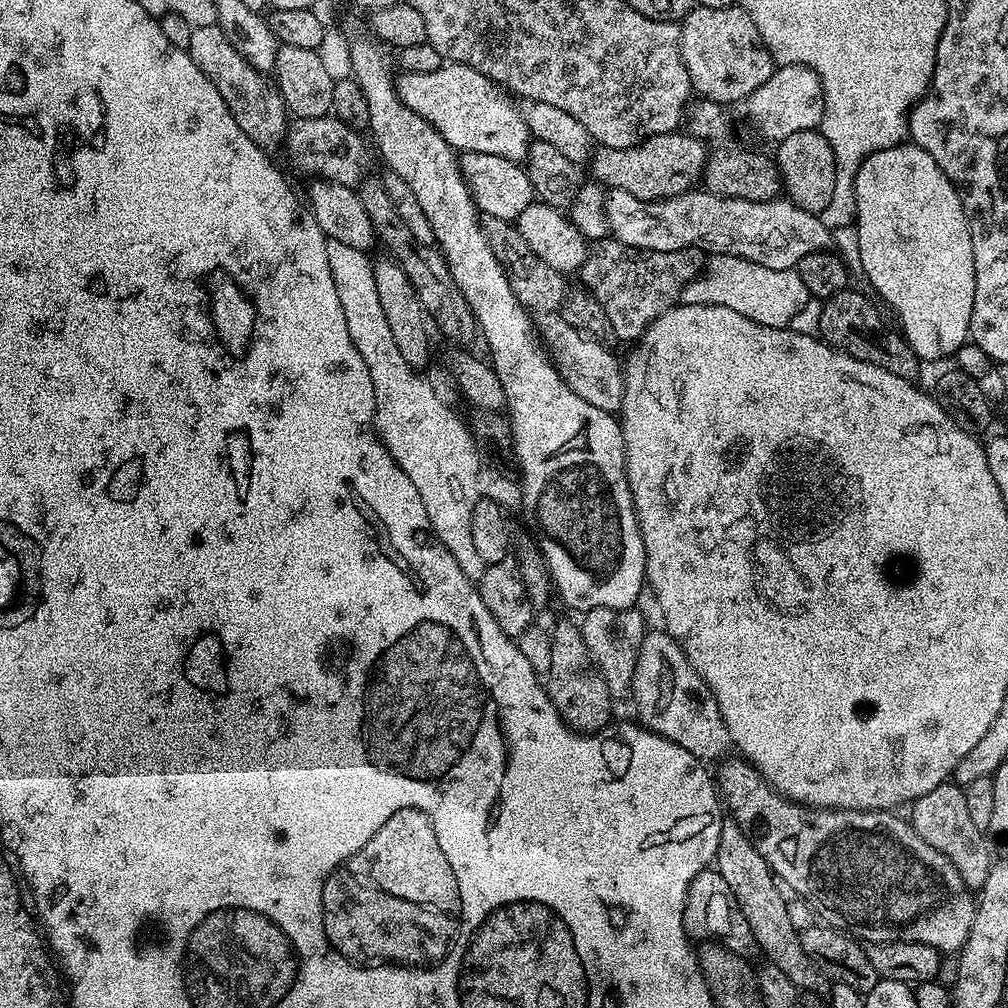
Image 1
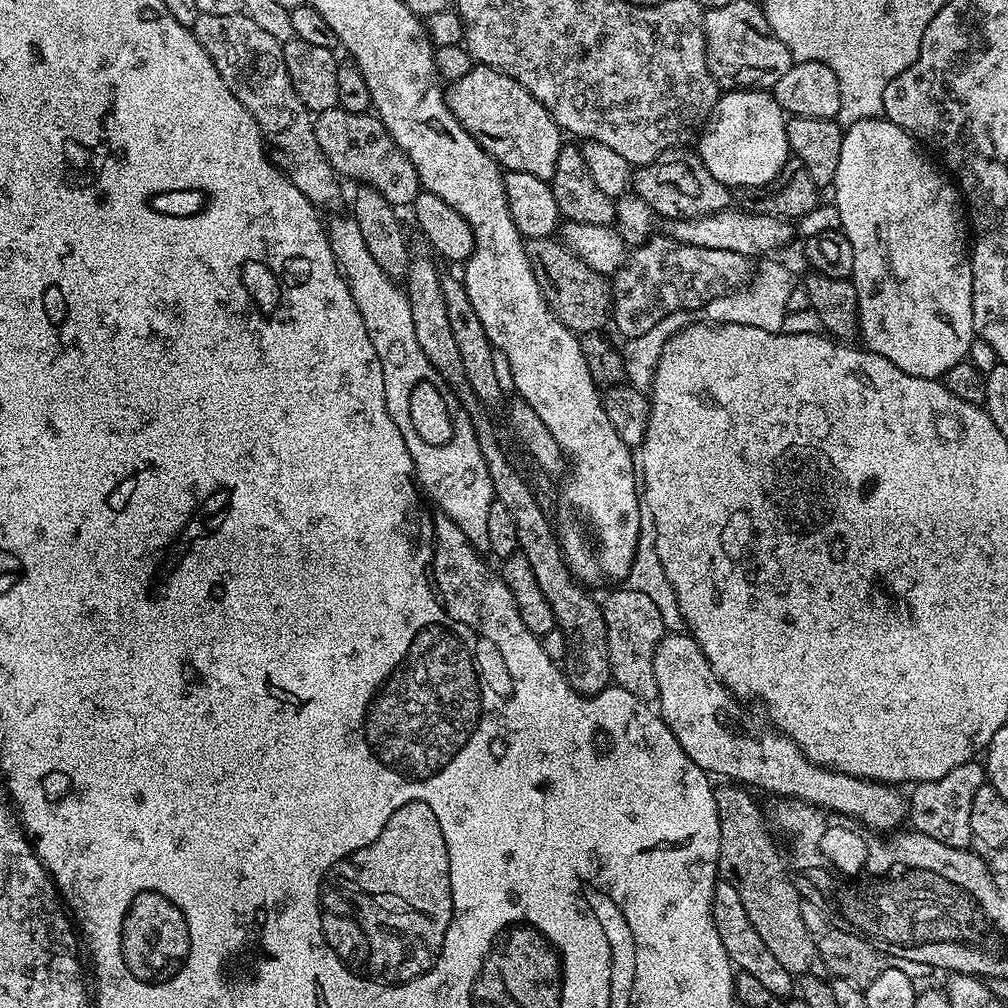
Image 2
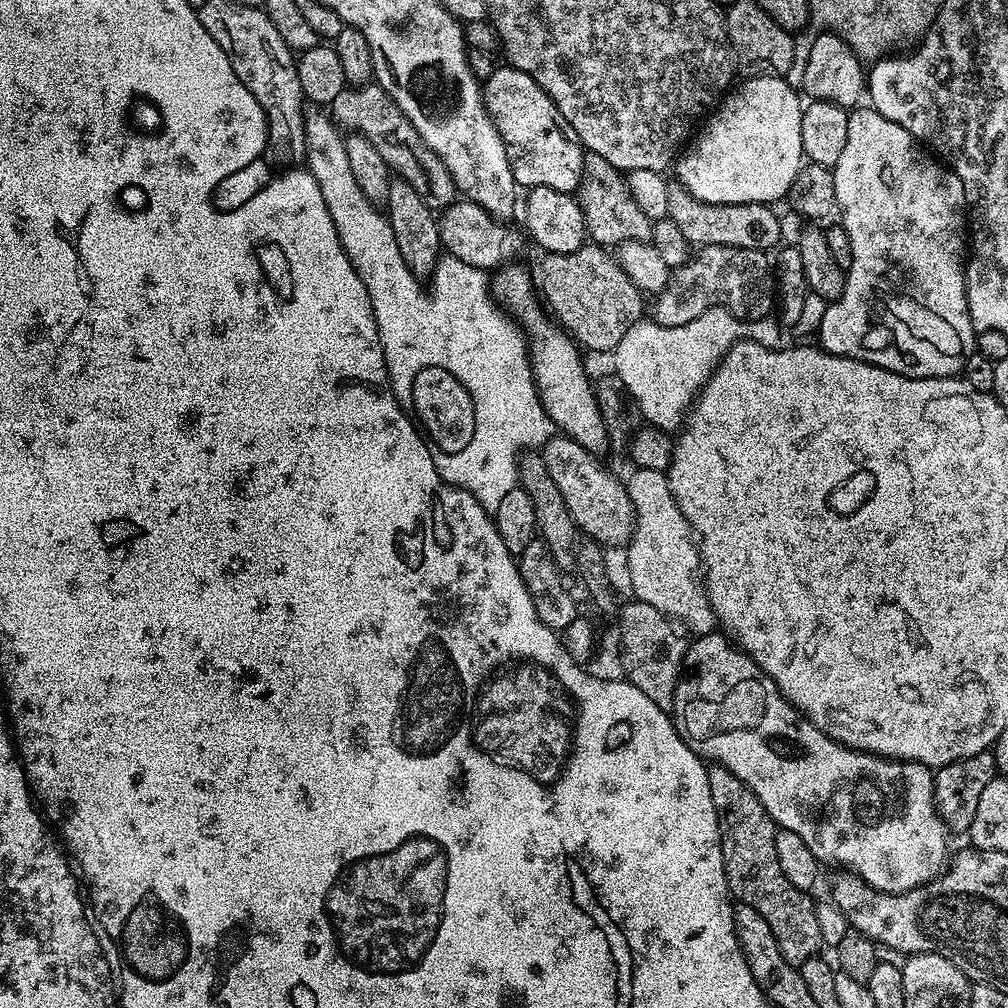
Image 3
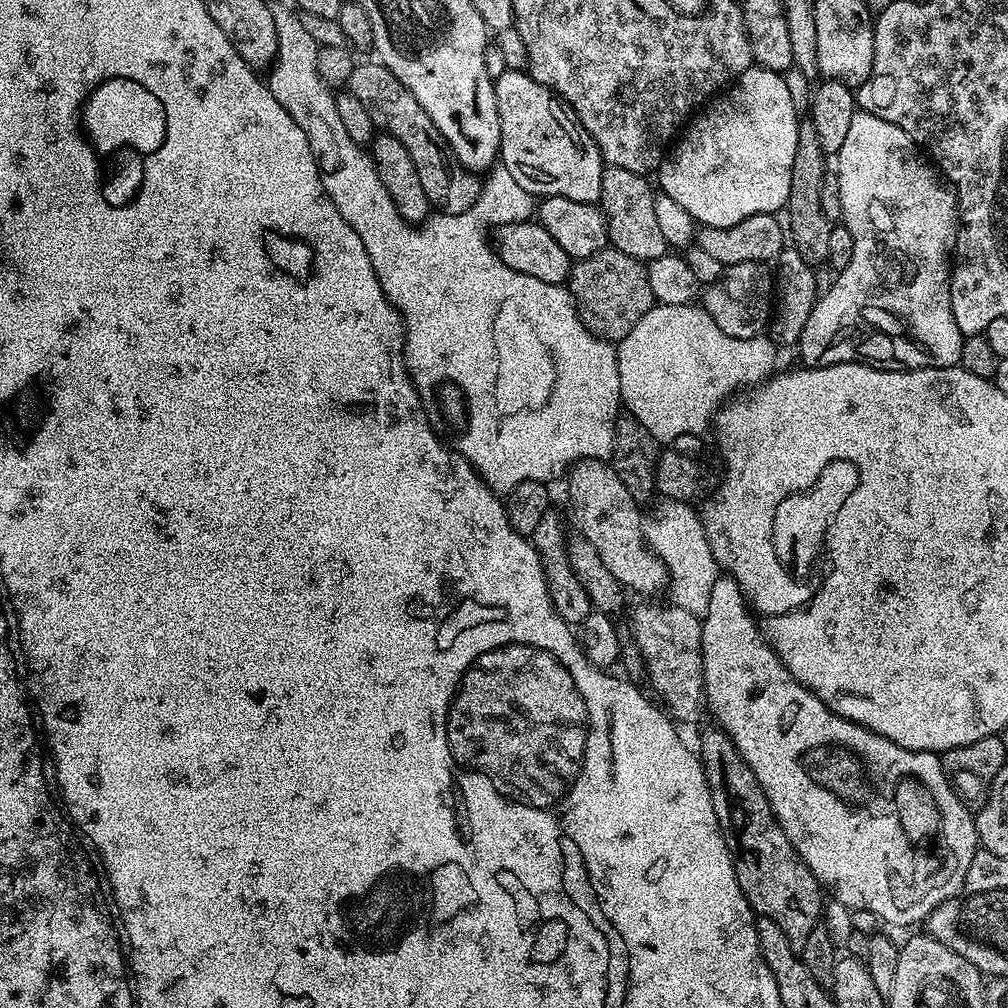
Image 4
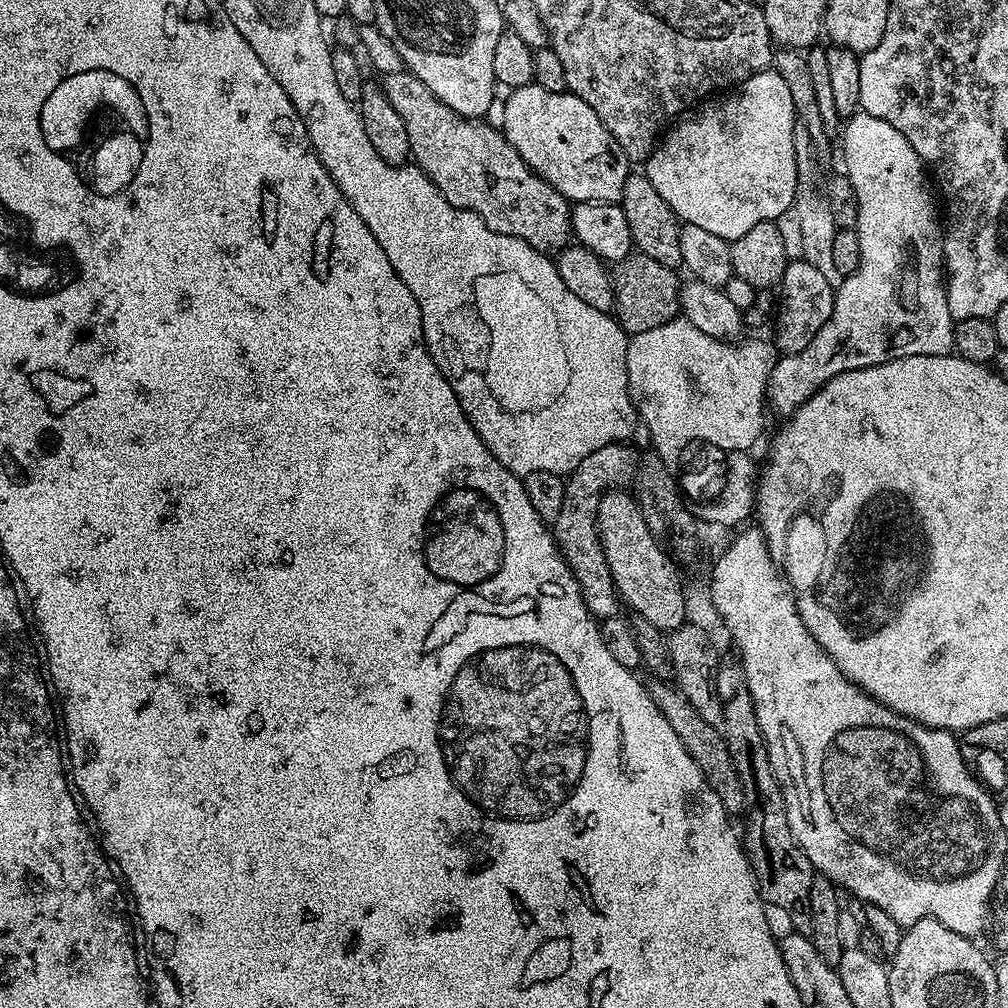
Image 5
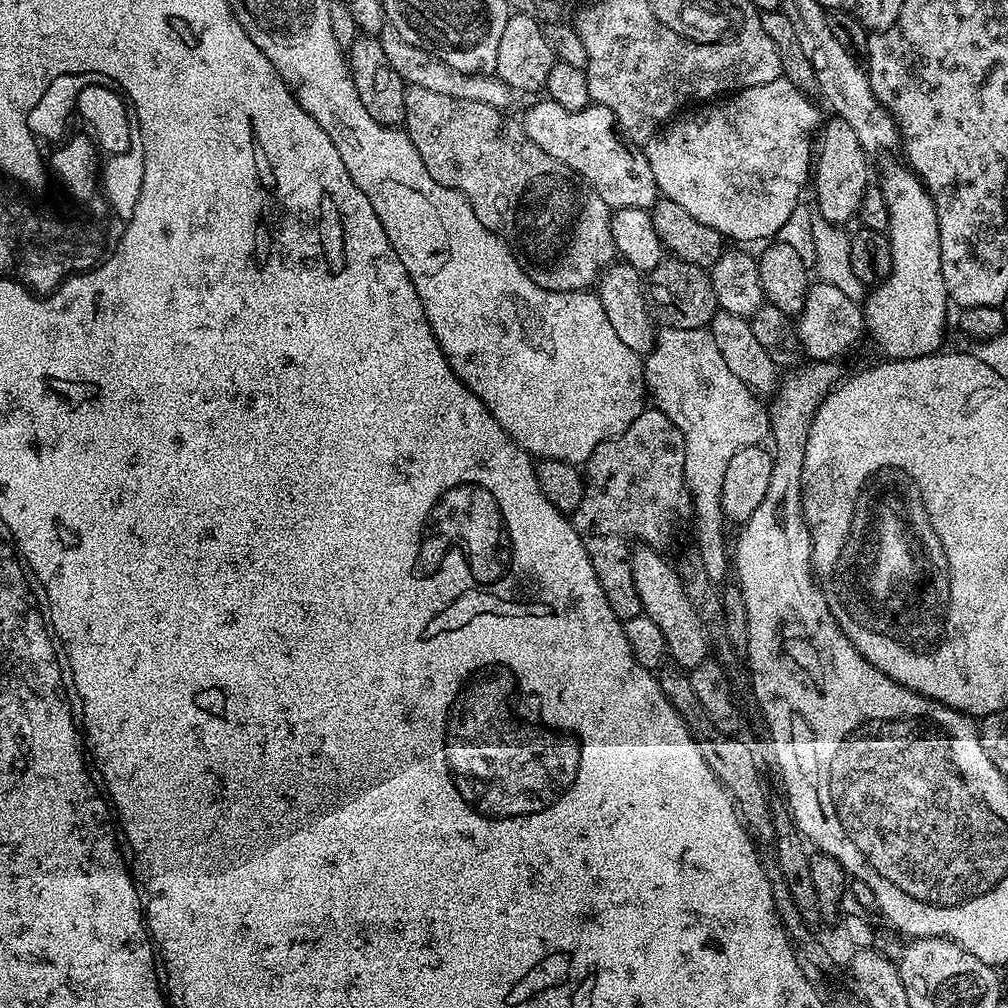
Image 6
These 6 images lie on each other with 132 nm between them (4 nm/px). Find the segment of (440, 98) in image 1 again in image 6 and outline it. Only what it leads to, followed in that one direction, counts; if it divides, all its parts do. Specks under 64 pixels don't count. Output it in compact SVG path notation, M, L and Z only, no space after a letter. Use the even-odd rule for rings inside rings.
M547 98L541 100L522 116L524 135L534 146L542 146L550 158L570 166L581 180L592 185L592 189L599 194L602 202L606 202L609 208L646 208L651 209L658 199L658 189L654 182L654 170L650 170L648 153L643 147L633 146L618 131L615 114L606 106L595 102L582 110L566 110L566 106L558 106L558 102Z

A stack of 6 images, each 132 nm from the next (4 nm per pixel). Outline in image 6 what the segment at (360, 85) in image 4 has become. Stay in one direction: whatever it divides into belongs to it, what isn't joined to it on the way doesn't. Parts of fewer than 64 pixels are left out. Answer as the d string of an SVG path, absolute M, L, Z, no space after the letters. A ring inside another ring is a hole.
M408 86L406 87L406 114L403 127L407 131L410 142L414 142L419 156L422 157L422 162L426 165L426 170L430 170L430 178L434 178L434 182L453 188L455 192L461 192L470 202L478 222L482 222L482 226L490 229L495 236L509 238L508 236L516 232L514 251L520 263L524 265L528 277L538 286L551 292L582 292L591 289L599 281L601 272L617 259L618 253L612 233L613 209L609 208L606 202L602 202L602 198L592 189L592 185L581 180L575 172L570 170L570 166L550 158L550 154L546 154L542 146L534 146L534 142L530 142L524 135L524 126L519 119L511 120L508 114L502 115L501 109L486 106L486 102L466 102L458 98L449 98L447 94L434 94L434 90L425 90L422 86Z

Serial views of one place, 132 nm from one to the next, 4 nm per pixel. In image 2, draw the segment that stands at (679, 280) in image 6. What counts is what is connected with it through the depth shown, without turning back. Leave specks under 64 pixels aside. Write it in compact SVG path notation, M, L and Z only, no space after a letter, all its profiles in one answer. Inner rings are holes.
M552 236L528 240L524 245L530 260L530 270L538 278L538 286L550 310L571 332L600 332L609 327L612 314L612 289L600 273L590 270L563 242Z

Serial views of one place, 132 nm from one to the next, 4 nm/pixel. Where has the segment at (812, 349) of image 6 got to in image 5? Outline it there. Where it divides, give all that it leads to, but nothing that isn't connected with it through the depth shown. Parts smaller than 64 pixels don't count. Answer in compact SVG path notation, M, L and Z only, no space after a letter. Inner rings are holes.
M789 260L778 285L779 292L780 304L778 300L778 307L774 312L774 320L776 316L774 343L785 356L798 354L798 350L806 350L814 334L818 334L818 330L826 326L834 310L834 298L836 297L834 285L826 281L825 275L820 270L816 270L814 266L810 266L806 260Z

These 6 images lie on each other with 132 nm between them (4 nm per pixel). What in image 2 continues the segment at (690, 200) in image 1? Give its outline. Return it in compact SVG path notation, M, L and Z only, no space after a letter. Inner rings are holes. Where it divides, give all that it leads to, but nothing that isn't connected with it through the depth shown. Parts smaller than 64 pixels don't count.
M729 206L724 211L715 212L709 216L667 221L667 235L671 239L677 240L679 244L702 246L710 250L734 250L734 254L742 254L749 258L767 257L769 254L775 253L772 252L775 248L784 248L791 242L793 225L787 219L768 216L764 212L755 210L735 212L734 209L735 207Z

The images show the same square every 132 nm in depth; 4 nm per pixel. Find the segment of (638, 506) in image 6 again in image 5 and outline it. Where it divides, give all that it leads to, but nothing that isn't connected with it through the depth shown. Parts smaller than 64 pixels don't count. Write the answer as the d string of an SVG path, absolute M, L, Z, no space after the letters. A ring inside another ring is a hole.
M628 442L611 444L594 450L590 458L582 458L582 462L567 477L562 511L558 513L556 523L551 525L556 545L559 546L560 553L578 582L590 614L600 622L609 620L611 616L621 615L622 601L614 578L610 574L610 562L606 562L606 554L602 550L600 531L596 525L598 506L605 492L620 490L633 483L638 459L636 460L636 452L632 446Z

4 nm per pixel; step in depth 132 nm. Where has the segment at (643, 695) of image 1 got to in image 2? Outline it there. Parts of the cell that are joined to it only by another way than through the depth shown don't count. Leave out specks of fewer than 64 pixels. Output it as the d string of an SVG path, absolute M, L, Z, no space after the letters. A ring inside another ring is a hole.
M673 631L660 639L654 650L654 678L658 678L656 700L661 718L678 738L682 750L704 772L744 786L757 784L776 798L804 800L839 816L849 816L877 834L891 833L905 823L908 801L899 787L812 764L789 736L767 723L759 724L740 705L743 703L714 674L691 634Z

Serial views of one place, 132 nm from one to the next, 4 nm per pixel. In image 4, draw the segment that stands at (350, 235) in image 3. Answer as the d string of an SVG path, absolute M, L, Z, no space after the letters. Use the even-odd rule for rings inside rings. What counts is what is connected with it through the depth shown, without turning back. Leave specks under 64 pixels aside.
M277 7L273 11L274 26L278 34L278 50L275 60L270 65L270 71L267 73L269 76L266 76L266 83L274 94L274 98L278 98L278 102L282 102L282 106L290 114L290 118L294 118L294 122L298 122L298 126L302 126L302 134L306 134L306 138L310 142L310 150L314 150L316 165L322 178L322 186L326 190L330 202L334 202L334 210L338 210L338 214L342 214L342 218L346 218L346 222L354 229L354 234L358 234L358 238L362 238L362 246L366 246L366 254L370 254L370 266L374 266L374 274L378 274L378 282L382 286L385 298L404 317L404 361L409 374L412 376L413 386L418 390L421 400L426 402L429 417L439 425L442 432L442 427L444 427L445 433L443 432L443 435L450 441L451 447L458 454L462 454L462 458L466 458L472 463L476 473L497 494L510 493L514 490L514 486L527 480L551 481L551 476L559 468L565 467L564 469L567 469L578 460L607 461L614 450L616 421L622 415L618 358L615 347L609 341L593 334L585 326L583 320L580 319L579 312L576 311L572 293L568 291L567 287L542 282L530 274L522 274L518 270L512 270L510 266L506 266L506 262L500 260L495 247L490 243L490 232L488 236L488 227L491 224L499 226L527 221L531 217L528 215L531 212L533 215L534 212L534 197L526 190L522 190L522 186L518 186L518 182L514 182L510 170L496 166L487 173L482 184L483 194L478 197L475 206L470 210L457 216L451 216L445 212L432 214L419 226L407 224L402 218L402 214L398 214L398 206L394 206L394 198L390 198L386 186L382 186L382 178L378 178L376 163L372 161L369 149L354 142L354 138L350 138L350 134L346 134L346 129L342 127L342 122L338 118L333 89L329 88L326 82L322 82L320 77L318 45L314 42L314 38L310 38L306 26L302 26L300 16L291 7L289 8Z

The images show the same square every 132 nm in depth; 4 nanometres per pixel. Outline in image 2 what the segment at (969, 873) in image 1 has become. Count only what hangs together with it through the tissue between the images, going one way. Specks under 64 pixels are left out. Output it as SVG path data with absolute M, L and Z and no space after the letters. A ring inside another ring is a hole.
M979 759L962 762L962 766L954 766L950 774L942 774L942 778L934 778L930 782L922 782L911 789L908 801L907 819L912 820L911 827L917 832L934 838L934 842L942 842L942 846L954 846L967 849L973 843L970 830L970 802L974 802L974 794L986 783L984 765Z

